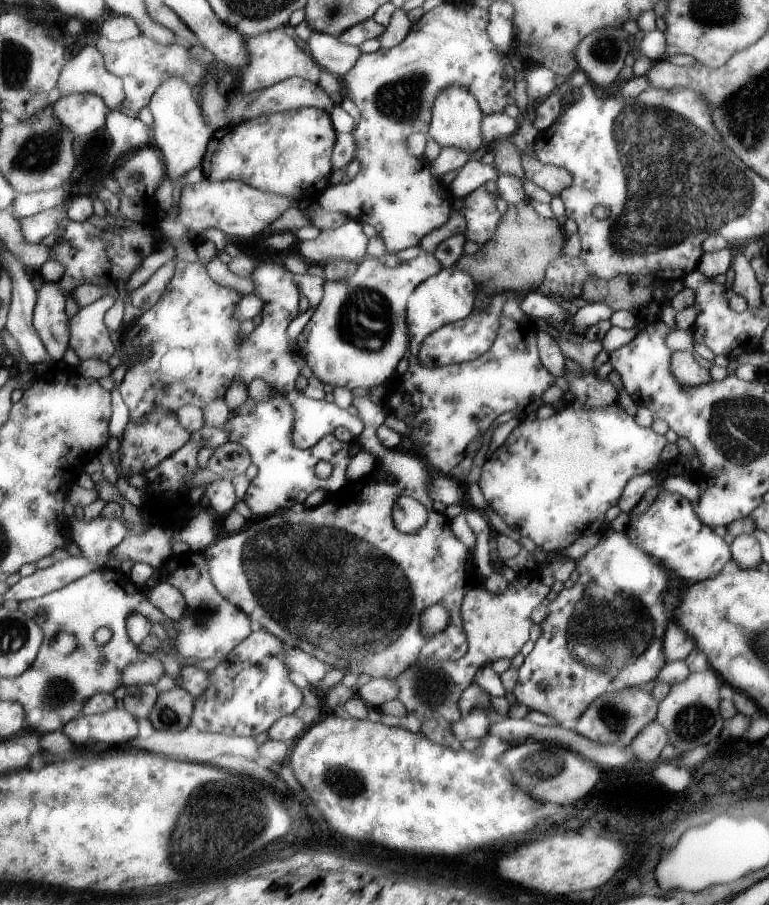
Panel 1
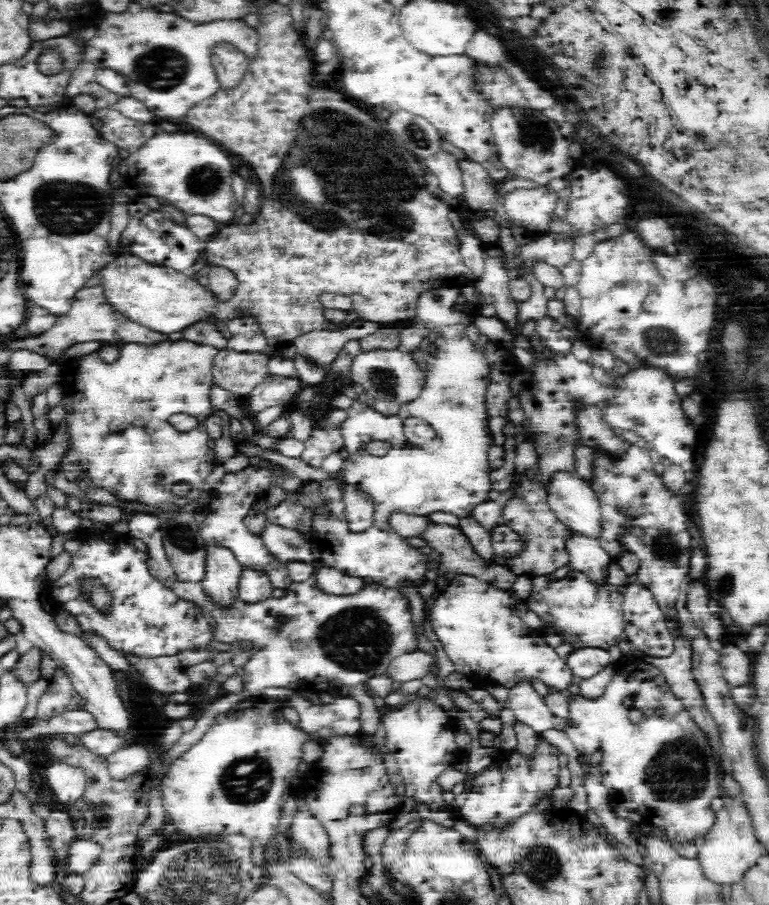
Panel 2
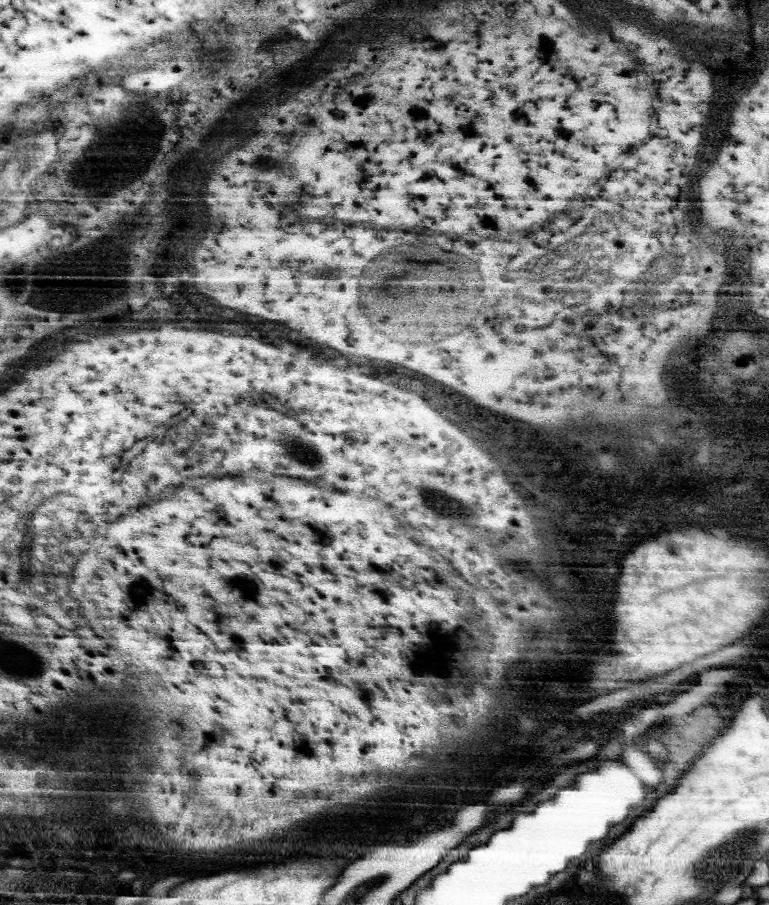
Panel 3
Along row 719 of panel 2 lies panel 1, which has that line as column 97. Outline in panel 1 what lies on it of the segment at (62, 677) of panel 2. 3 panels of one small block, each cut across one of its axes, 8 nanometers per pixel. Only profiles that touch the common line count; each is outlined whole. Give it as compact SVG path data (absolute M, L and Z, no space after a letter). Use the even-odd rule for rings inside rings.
M99 36L95 40L95 48L101 52L107 72L123 82L127 98L125 98L125 104L123 104L121 112L125 116L131 116L133 120L141 120L141 110L151 104L151 98L153 98L155 90L159 88L159 84L165 78L169 78L169 74L177 74L177 76L185 78L197 90L203 86L203 82L207 82L205 76L209 72L209 66L201 64L199 60L189 58L187 48L179 46L179 44L163 46L163 44L159 44L151 38L145 38L145 36L137 36L137 38L125 40L125 42L111 42L105 36Z

